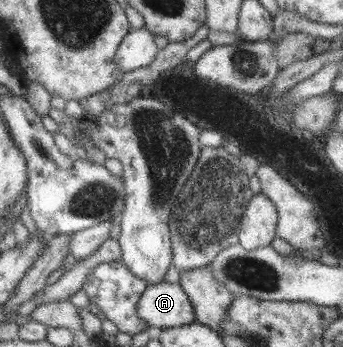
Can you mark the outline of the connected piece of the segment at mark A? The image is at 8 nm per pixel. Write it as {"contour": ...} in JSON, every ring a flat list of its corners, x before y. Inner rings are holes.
{"contour":[[165,280,147,286,139,298,138,314,148,323,151,331,187,325,196,321,195,308,182,285]]}

